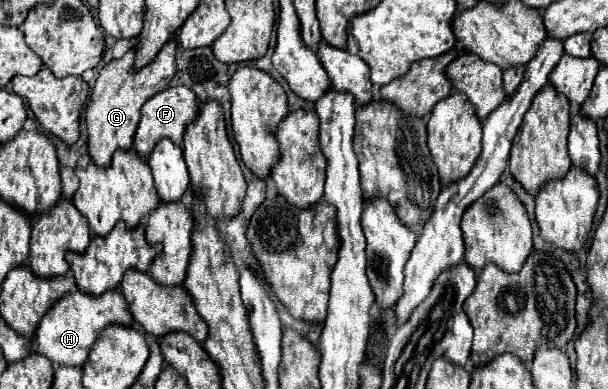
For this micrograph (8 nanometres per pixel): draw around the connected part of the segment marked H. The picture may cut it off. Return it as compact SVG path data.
M114 288L112 292L104 292L104 296L84 296L84 292L80 290L70 292L62 296L38 324L36 352L44 354L54 366L82 366L84 360L88 360L92 342L96 342L96 336L100 336L100 332L108 328L108 324L132 326L128 304L124 304L118 288Z

